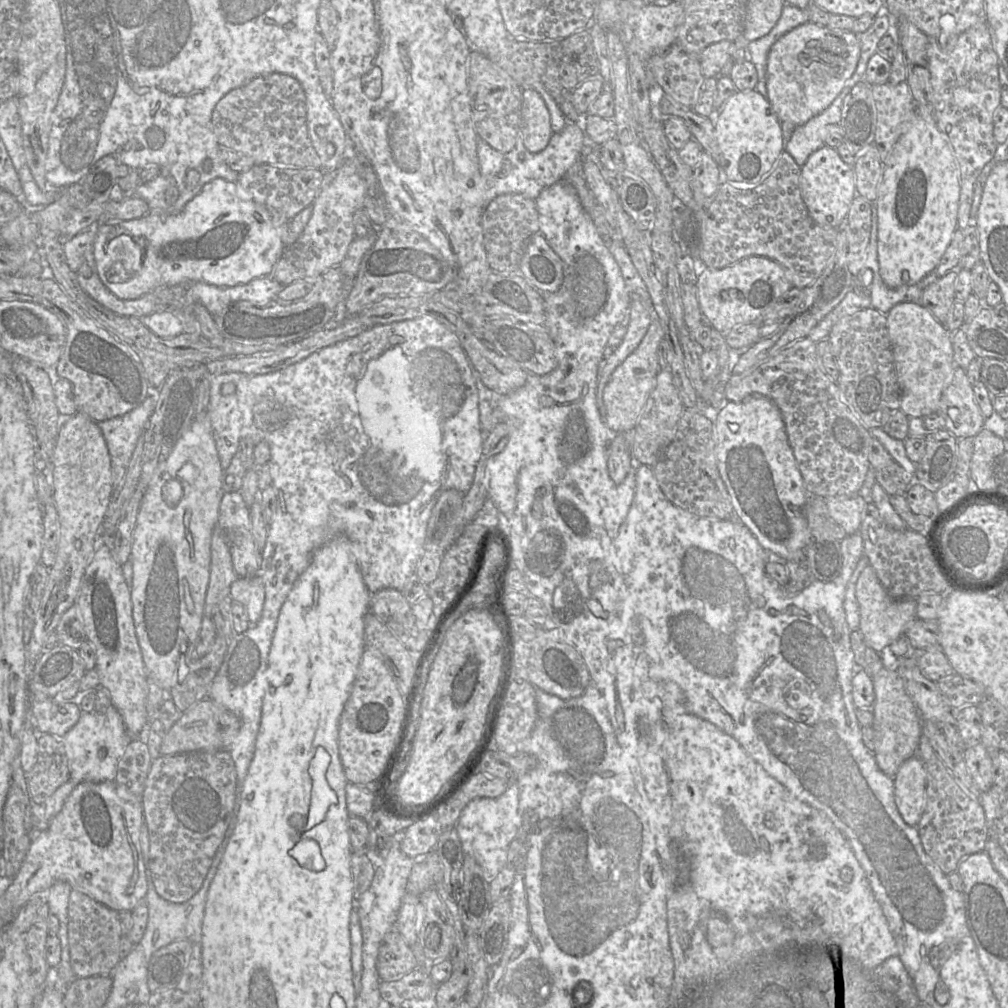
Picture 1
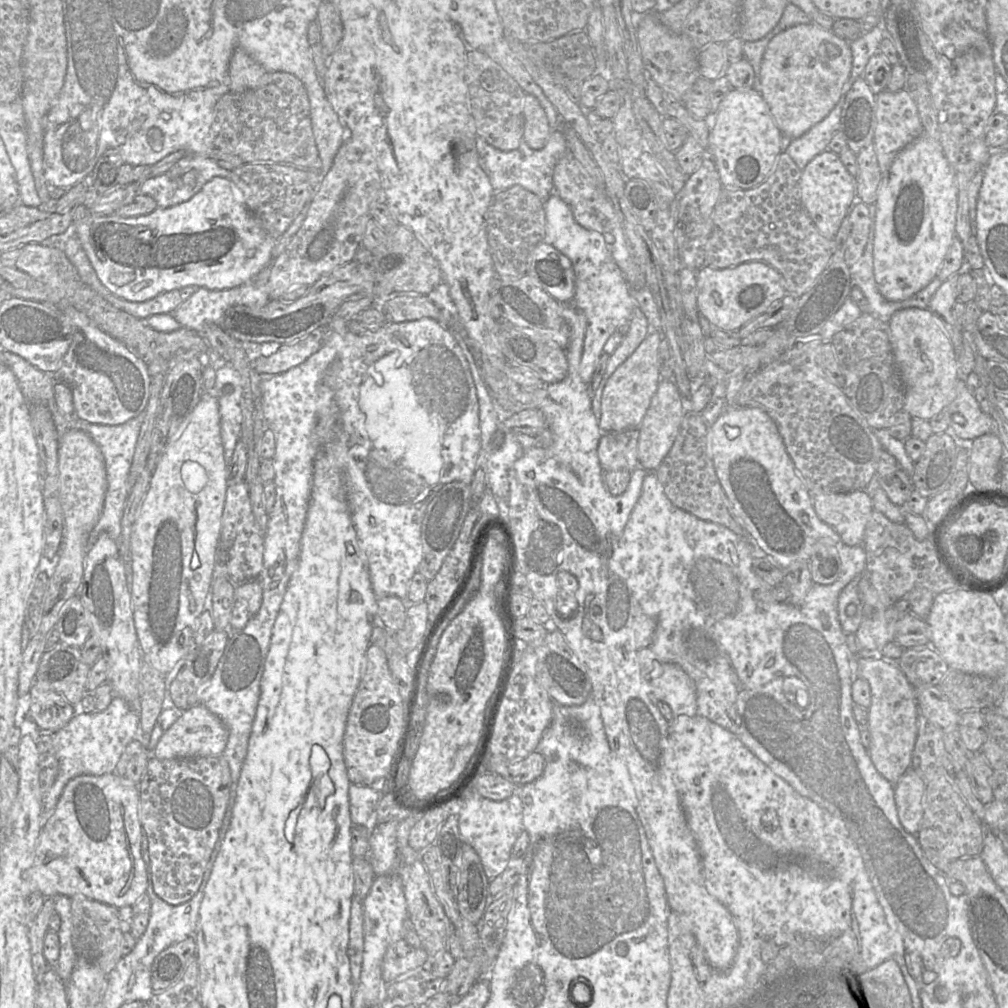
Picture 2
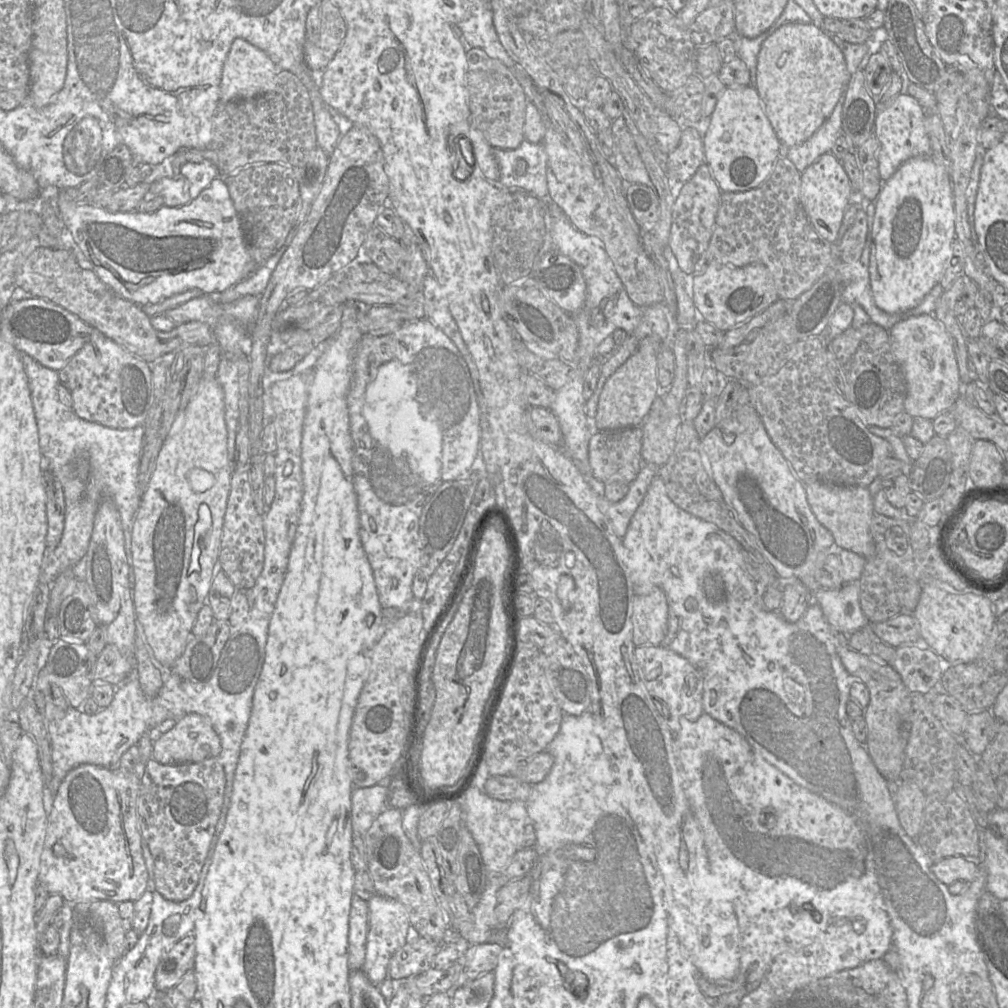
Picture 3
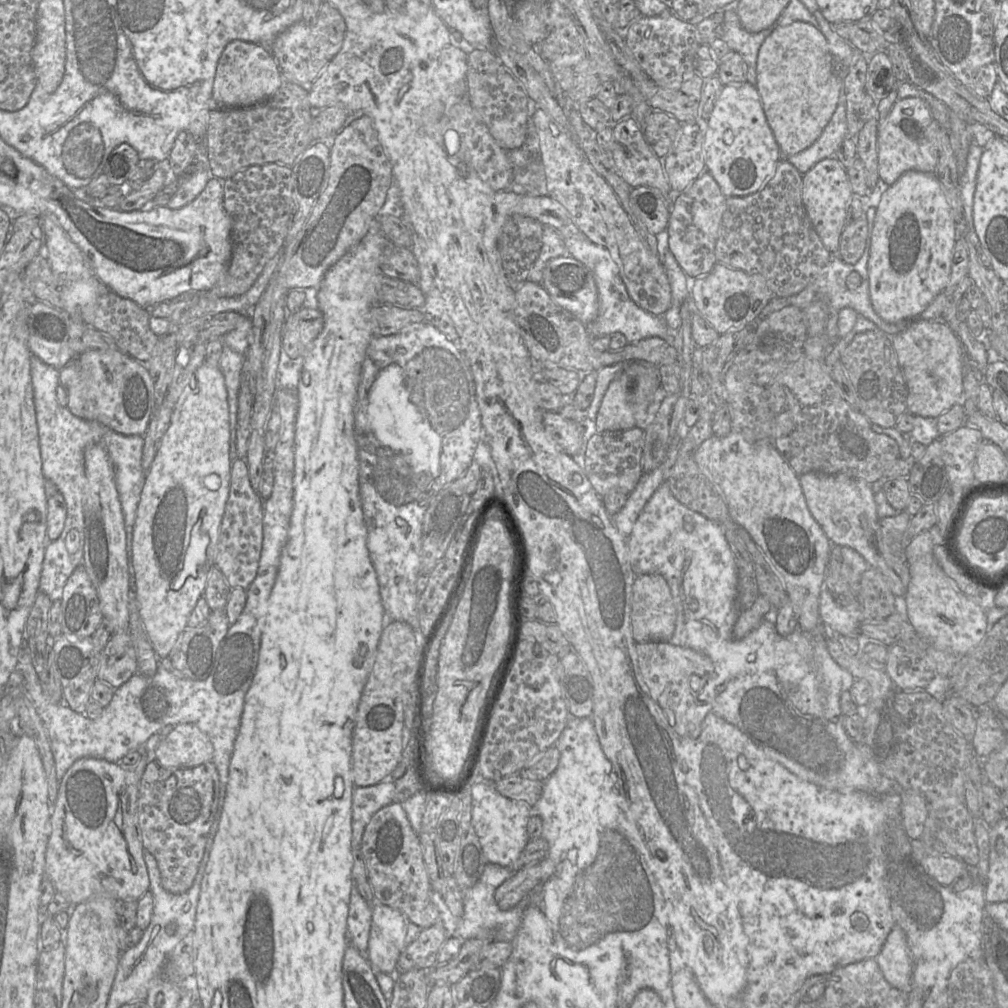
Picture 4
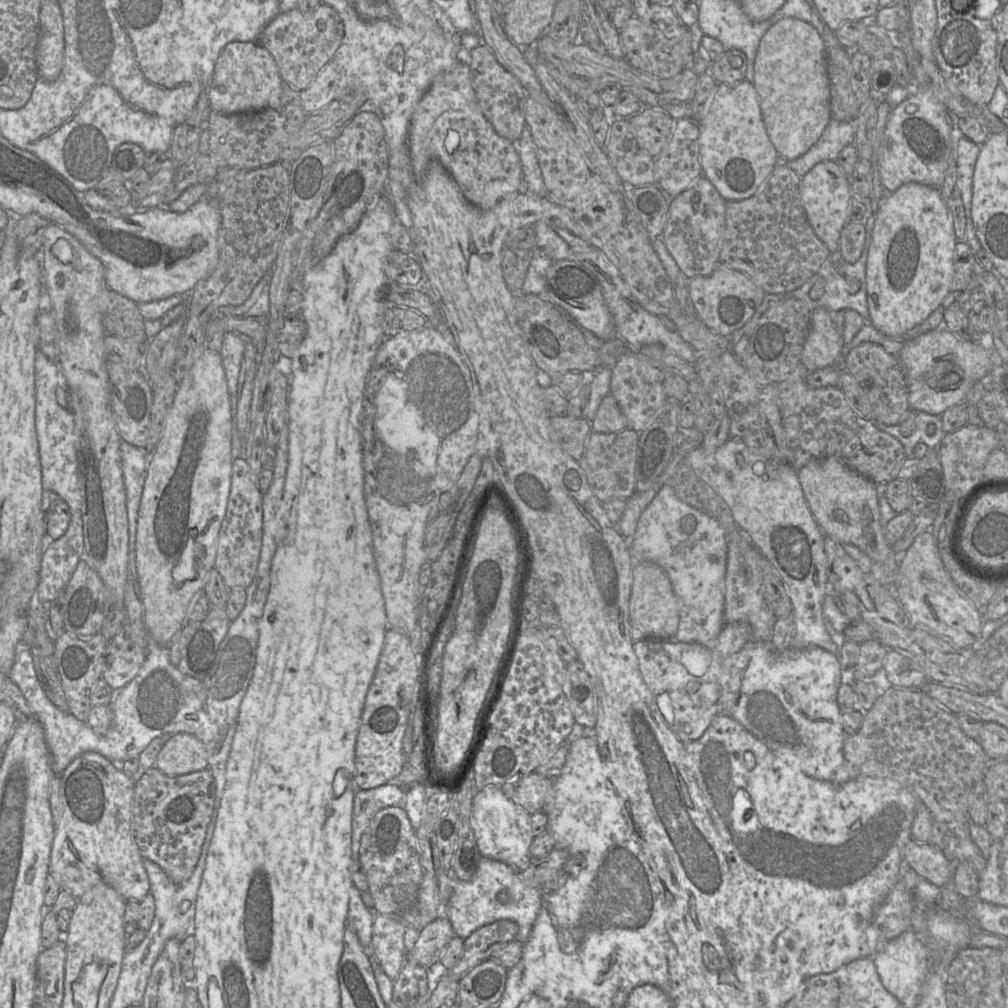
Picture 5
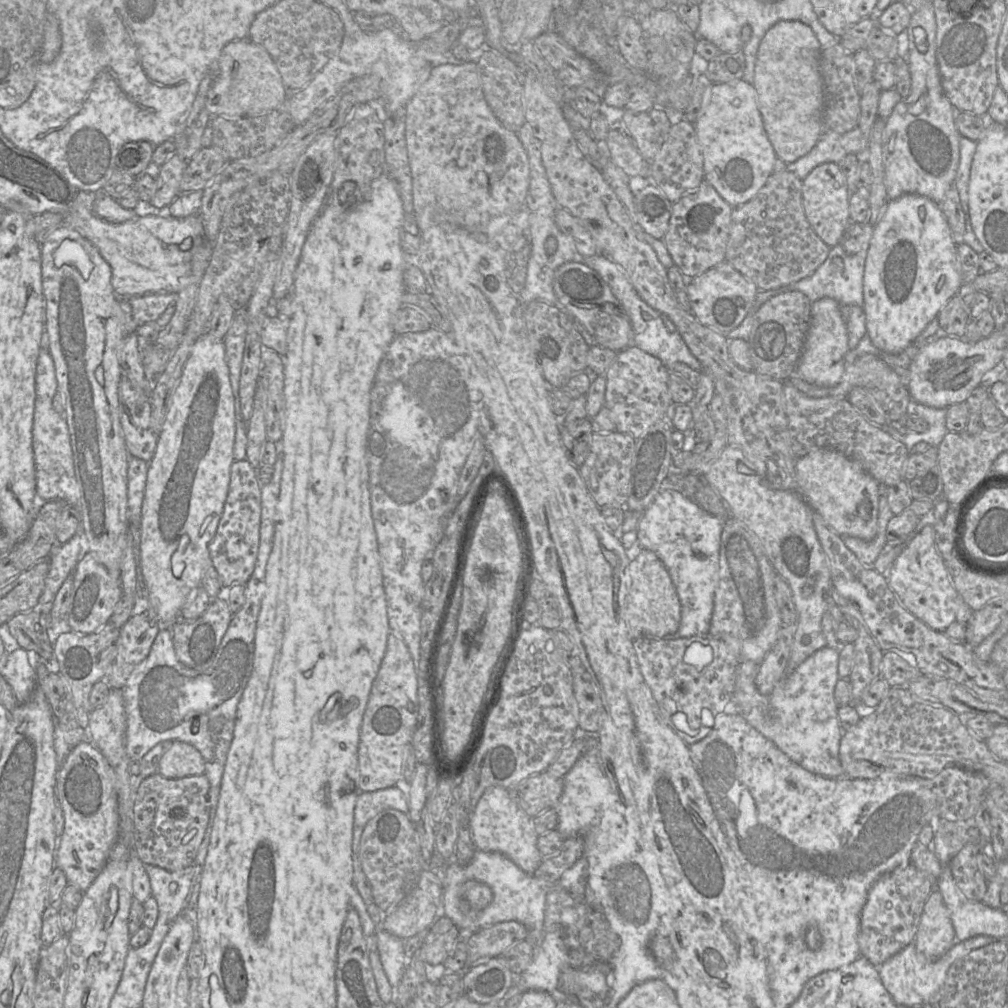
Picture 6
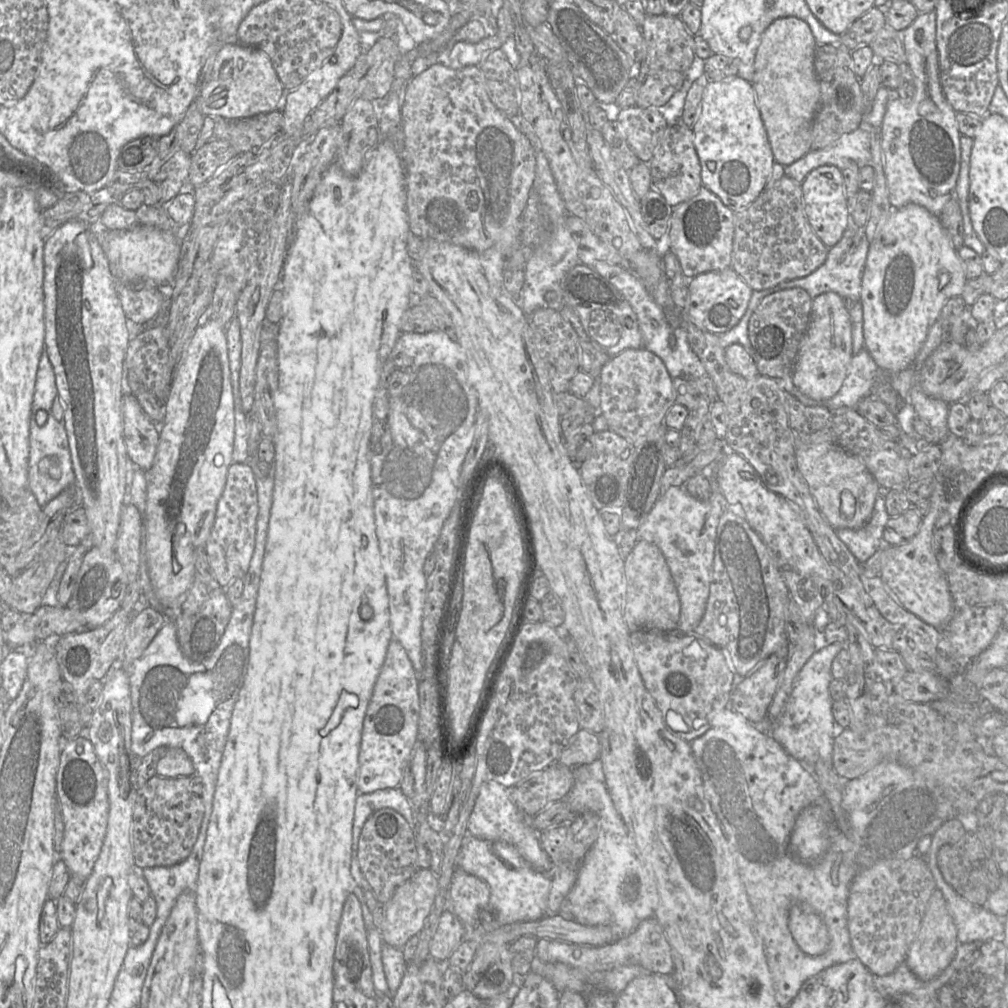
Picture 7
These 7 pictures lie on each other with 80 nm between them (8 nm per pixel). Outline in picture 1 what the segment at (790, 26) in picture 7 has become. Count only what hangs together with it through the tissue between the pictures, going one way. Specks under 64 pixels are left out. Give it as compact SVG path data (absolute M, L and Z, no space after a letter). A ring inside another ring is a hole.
M806 22L795 27L781 36L771 47L767 59L767 99L773 112L780 121L789 121L795 126L806 123L812 117L824 111L834 99L841 93L847 80L853 75L860 57L860 42L858 35L852 31L830 29L827 26L820 26L812 22Z

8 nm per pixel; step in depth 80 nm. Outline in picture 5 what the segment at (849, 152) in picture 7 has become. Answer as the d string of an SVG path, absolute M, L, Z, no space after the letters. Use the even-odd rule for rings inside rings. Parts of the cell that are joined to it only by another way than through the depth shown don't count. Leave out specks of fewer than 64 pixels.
M831 118L818 141L805 154L794 160L782 158L787 161L787 167L802 178L816 164L836 160L846 145L854 143L855 133L854 121L837 121Z

